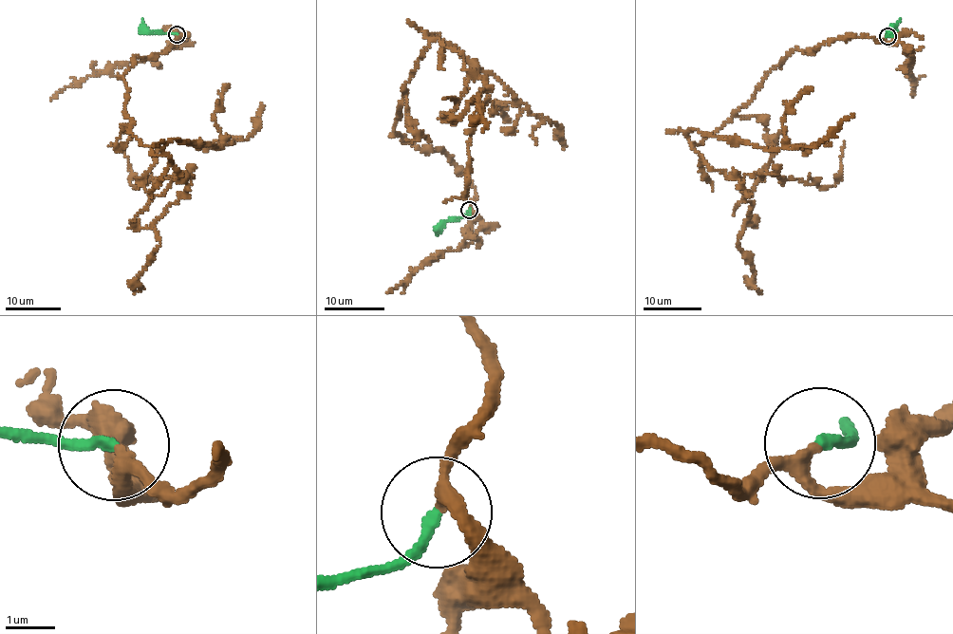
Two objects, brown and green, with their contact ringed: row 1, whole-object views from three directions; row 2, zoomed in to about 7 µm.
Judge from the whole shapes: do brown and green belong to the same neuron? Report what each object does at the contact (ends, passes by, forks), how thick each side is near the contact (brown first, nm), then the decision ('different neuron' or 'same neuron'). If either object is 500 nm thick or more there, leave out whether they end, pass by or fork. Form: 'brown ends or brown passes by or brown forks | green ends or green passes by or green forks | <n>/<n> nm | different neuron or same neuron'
brown passes by | green ends | 220/200 nm | same neuron

